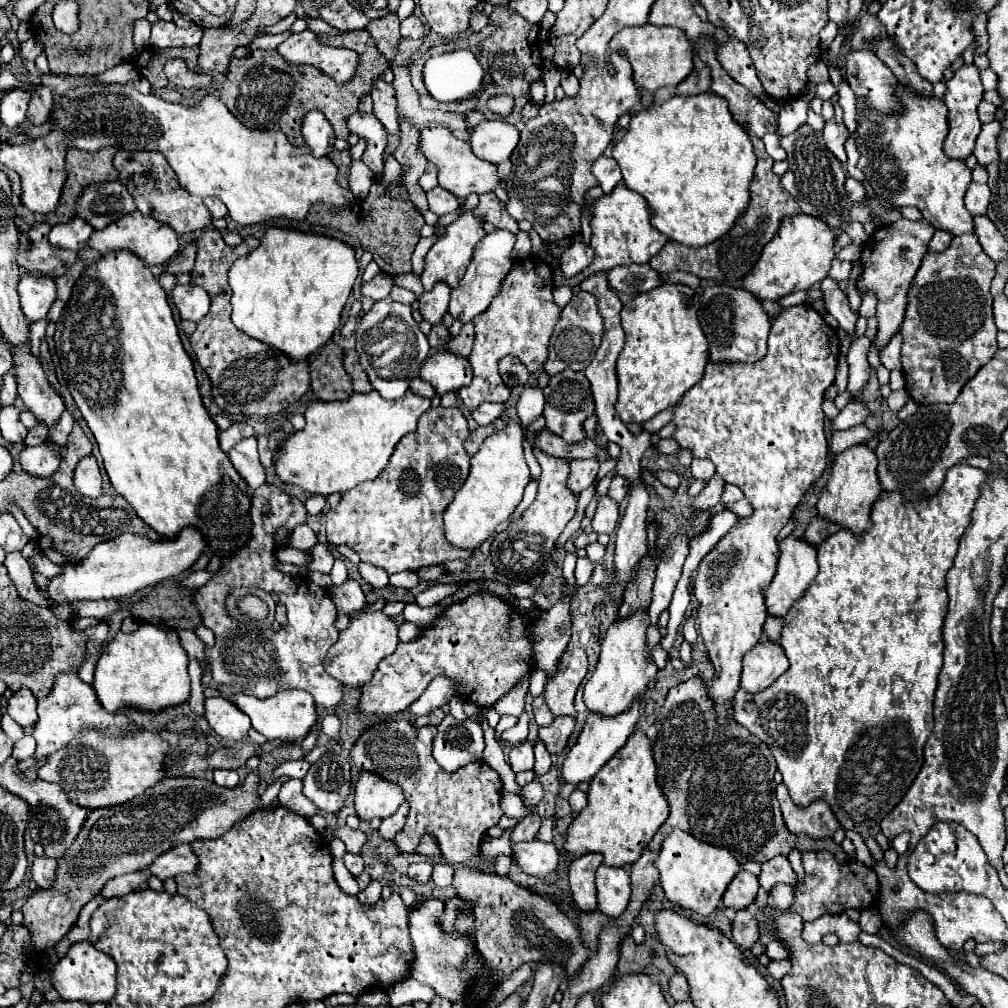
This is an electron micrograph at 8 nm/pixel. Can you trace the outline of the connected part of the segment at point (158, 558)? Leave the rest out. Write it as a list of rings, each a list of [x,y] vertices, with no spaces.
[[[186,527],[174,539],[162,541],[150,541],[140,535],[124,533],[96,545],[86,559],[68,563],[60,577],[50,579],[48,593],[56,603],[70,603],[74,599],[118,599],[188,571],[206,549],[208,543],[204,543],[204,535],[200,535],[196,527]]]

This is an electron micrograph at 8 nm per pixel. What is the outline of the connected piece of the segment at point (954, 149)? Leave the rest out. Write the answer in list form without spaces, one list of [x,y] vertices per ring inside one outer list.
[[[972,63],[972,65],[962,65],[952,79],[946,81],[946,95],[944,95],[944,101],[950,109],[950,115],[948,115],[948,125],[950,125],[950,133],[944,141],[944,151],[948,157],[952,159],[966,159],[972,149],[974,149],[974,143],[976,143],[976,137],[980,133],[980,119],[978,119],[978,105],[984,97],[984,87],[980,83],[980,77],[978,77],[978,67]]]

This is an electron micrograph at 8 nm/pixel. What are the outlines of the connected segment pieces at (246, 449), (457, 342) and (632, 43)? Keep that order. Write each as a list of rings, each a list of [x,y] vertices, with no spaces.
[[[248,437],[244,441],[240,441],[230,453],[228,459],[232,461],[234,469],[238,471],[238,475],[248,483],[250,493],[254,493],[260,485],[266,483],[266,475],[264,469],[258,461],[258,441],[256,437]]]
[[[466,323],[462,327],[460,335],[450,341],[448,351],[452,351],[454,355],[460,355],[460,357],[468,357],[470,351],[472,351],[472,343],[474,343],[474,325]]]
[[[644,25],[644,27],[626,27],[620,33],[616,33],[606,49],[608,71],[614,75],[614,67],[610,63],[610,53],[624,55],[632,65],[634,83],[638,87],[644,87],[650,93],[654,93],[660,87],[676,87],[694,69],[690,41],[686,39],[684,31],[678,31],[676,27]]]

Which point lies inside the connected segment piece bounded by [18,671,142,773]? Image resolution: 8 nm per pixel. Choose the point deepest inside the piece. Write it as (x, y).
(72, 707)

